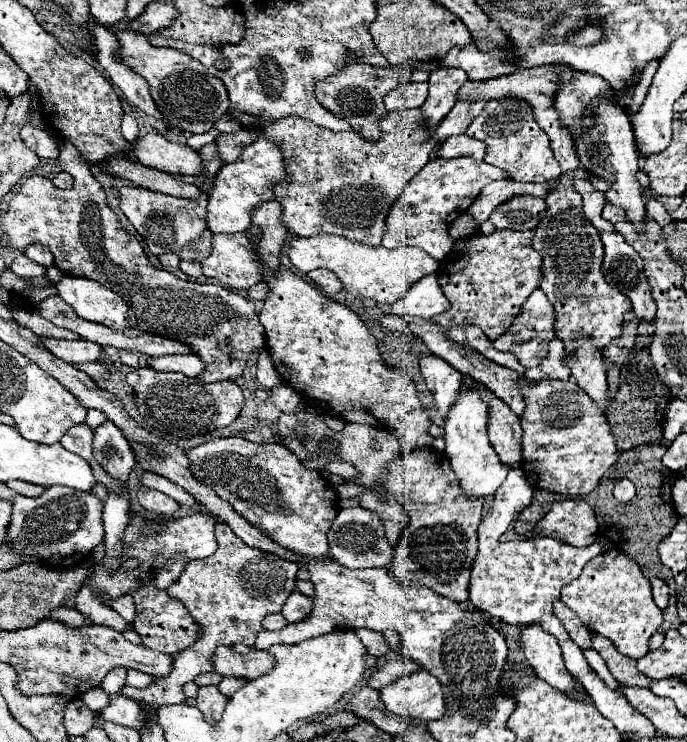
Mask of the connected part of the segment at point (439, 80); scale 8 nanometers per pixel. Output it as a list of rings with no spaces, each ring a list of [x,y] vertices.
[[[436,68],[430,74],[430,94],[420,108],[430,128],[436,128],[436,124],[440,124],[440,120],[448,114],[456,102],[456,92],[464,86],[466,80],[468,76],[460,68]]]

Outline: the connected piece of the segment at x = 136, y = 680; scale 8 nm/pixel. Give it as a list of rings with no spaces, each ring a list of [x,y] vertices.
[[[128,670],[128,678],[126,678],[126,684],[134,686],[134,688],[146,688],[150,682],[154,682],[156,678],[154,676],[148,676],[144,672],[138,672],[138,670]]]

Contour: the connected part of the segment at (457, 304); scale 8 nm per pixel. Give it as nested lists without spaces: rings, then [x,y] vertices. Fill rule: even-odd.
[[[496,230],[492,234],[472,234],[454,242],[452,252],[440,262],[438,282],[446,294],[450,308],[436,316],[444,328],[454,326],[480,326],[490,340],[504,334],[518,316],[526,298],[540,288],[542,260],[532,248],[534,230]]]

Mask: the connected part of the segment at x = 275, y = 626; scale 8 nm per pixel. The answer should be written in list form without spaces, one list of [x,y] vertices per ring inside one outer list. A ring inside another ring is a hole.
[[[270,614],[270,616],[266,616],[264,622],[262,622],[264,630],[280,630],[280,628],[284,628],[286,624],[288,624],[288,622],[284,620],[282,614]]]

